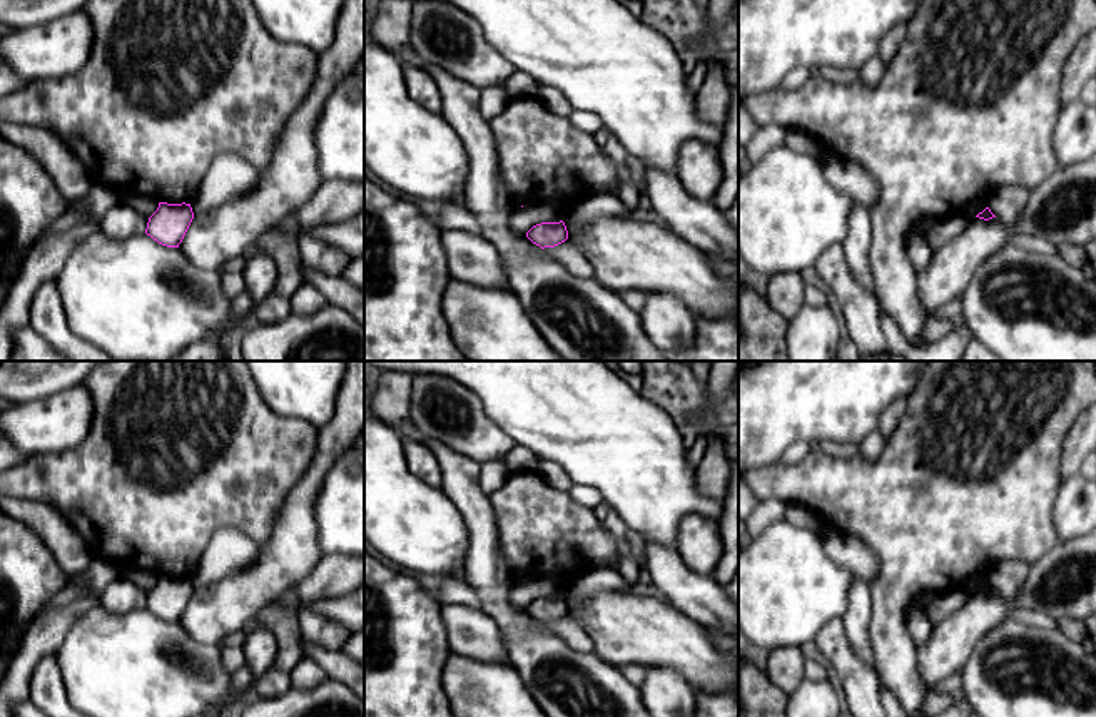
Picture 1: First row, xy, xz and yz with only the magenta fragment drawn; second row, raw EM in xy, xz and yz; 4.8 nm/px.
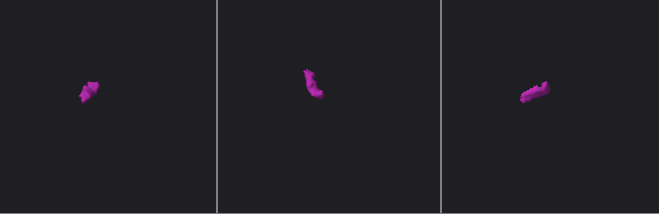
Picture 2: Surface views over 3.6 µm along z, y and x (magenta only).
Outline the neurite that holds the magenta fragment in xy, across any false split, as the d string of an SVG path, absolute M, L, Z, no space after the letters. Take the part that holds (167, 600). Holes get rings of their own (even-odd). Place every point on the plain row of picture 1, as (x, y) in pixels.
M159 577L157 585L149 592L145 608L162 620L179 622L192 593L190 578Z

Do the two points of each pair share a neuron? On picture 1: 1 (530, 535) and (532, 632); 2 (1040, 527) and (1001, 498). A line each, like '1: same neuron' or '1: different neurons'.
1: different neurons
2: same neuron

